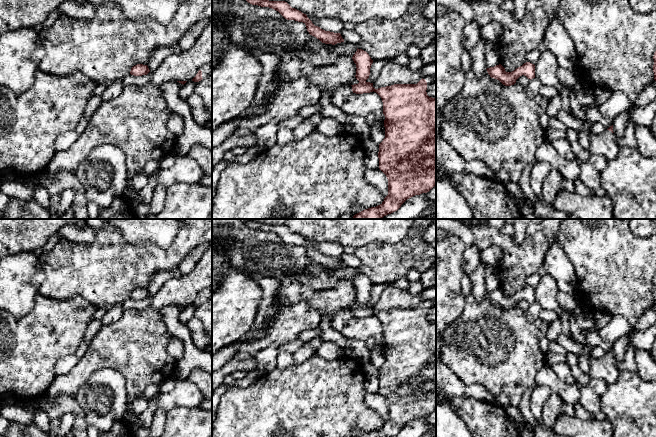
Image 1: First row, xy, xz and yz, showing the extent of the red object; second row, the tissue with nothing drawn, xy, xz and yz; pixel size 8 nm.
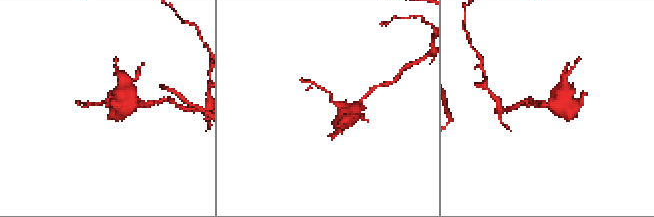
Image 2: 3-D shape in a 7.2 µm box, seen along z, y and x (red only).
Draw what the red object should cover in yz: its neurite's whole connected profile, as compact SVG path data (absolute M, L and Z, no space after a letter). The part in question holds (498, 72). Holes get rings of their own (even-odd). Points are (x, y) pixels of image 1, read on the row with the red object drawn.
M530 62L524 63L512 72L506 72L501 64L487 68L486 70L491 78L499 80L505 86L514 85L516 80L522 75L530 80L535 78L535 65Z

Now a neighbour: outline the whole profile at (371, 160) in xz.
M366 151L363 162L367 169L379 169L379 158L376 152Z

